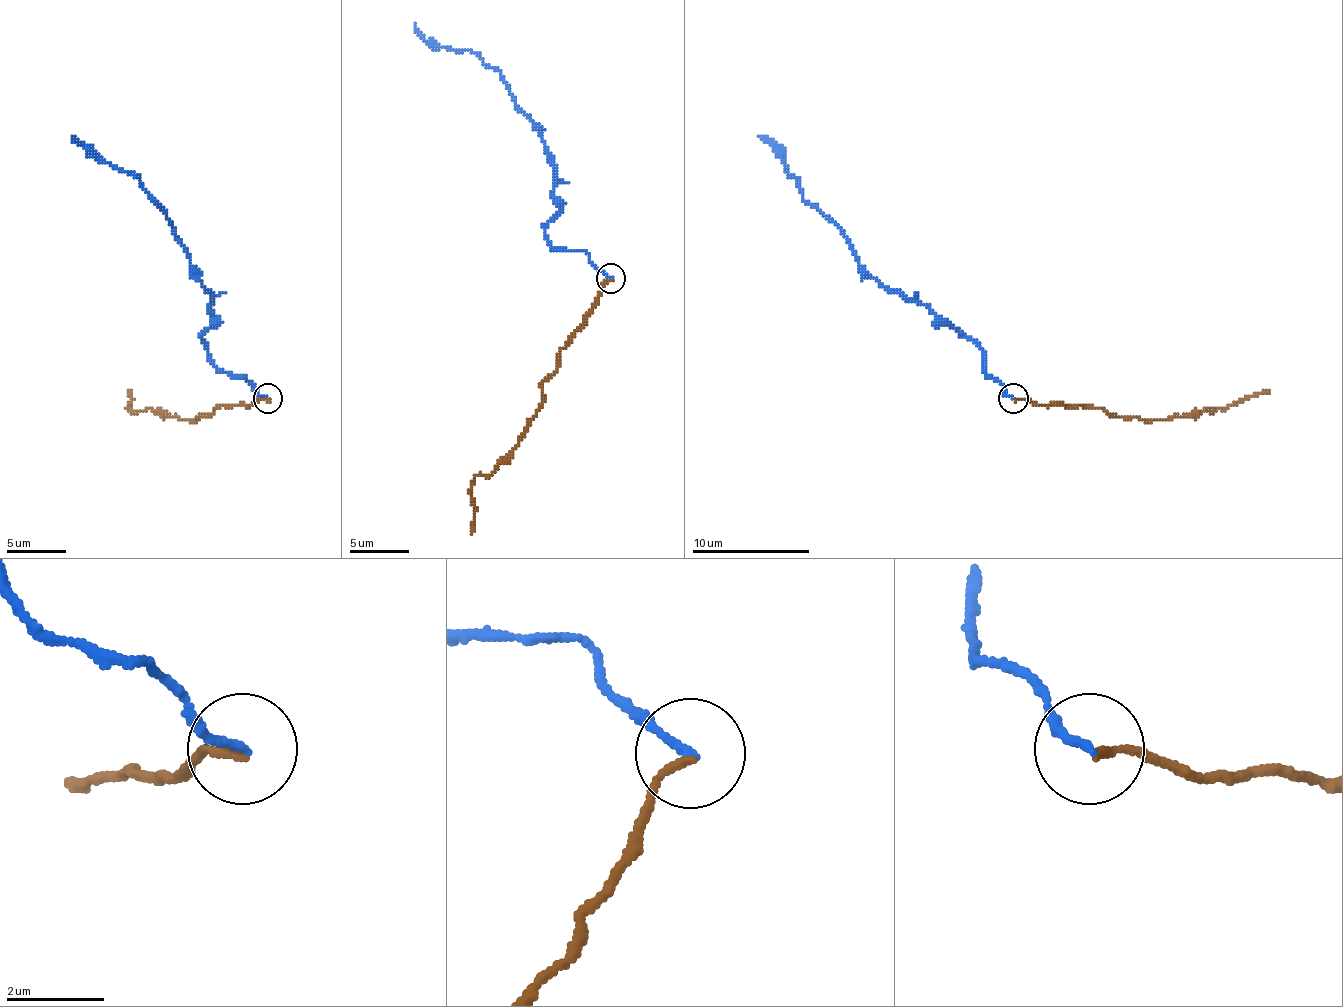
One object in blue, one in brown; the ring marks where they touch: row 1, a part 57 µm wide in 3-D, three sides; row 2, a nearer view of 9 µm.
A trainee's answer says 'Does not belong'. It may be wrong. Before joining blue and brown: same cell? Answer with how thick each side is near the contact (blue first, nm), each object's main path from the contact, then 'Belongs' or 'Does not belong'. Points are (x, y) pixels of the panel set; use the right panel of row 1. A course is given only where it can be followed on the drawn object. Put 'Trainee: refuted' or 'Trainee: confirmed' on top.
Trainee: confirmed
Thickness 160 nm (blue) against 180 nm. Course of blue: (1012, 399), (985, 375), (983, 352), (859, 263), (850, 239), (811, 207), (782, 154), (758, 136). Course of brown: (1015, 399), (1101, 408), (1118, 416), (1171, 419), (1195, 416), (1207, 408), (1227, 408), (1269, 390). Does not belong

